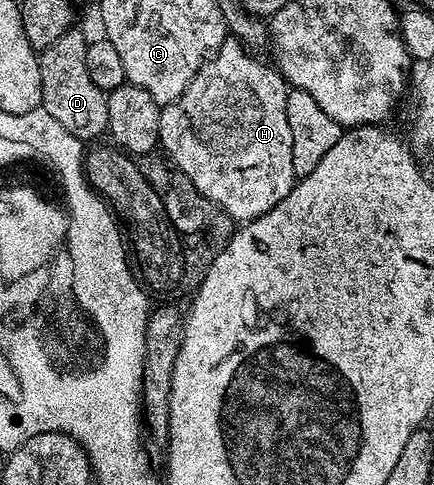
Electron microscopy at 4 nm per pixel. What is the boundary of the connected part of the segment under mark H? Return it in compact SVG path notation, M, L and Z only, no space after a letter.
M228 37L200 67L185 93L159 112L159 144L169 153L179 171L185 173L187 180L232 221L250 221L269 213L273 205L289 197L296 185L293 133L289 133L289 117L285 117L288 90L287 80L274 66L266 67L238 39Z

